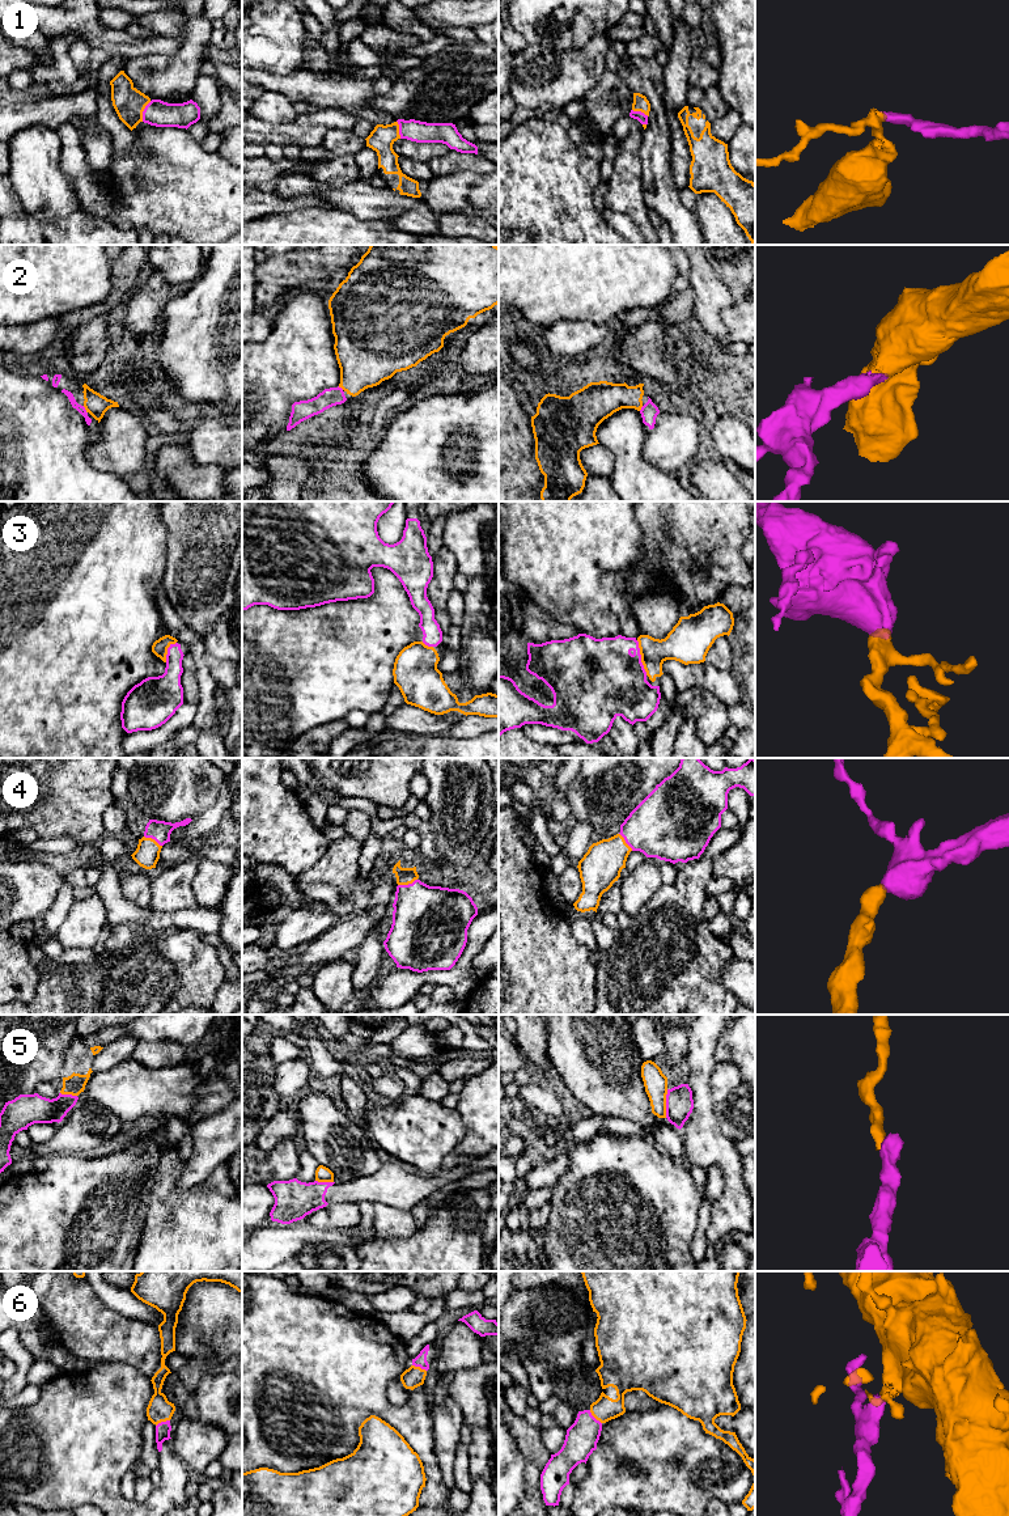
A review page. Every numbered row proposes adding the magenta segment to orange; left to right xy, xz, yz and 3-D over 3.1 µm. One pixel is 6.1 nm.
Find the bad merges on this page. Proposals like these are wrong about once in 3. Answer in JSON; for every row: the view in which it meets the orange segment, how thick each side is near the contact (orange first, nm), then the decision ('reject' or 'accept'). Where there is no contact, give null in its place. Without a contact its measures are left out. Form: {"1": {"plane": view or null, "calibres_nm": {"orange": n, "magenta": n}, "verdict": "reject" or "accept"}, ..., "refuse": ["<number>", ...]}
{"1": {"plane": "xy", "calibres_nm": {"orange": 190, "magenta": 160}, "verdict": "accept"}, "2": {"plane": "xy", "calibres_nm": {"orange": 140, "magenta": 50}, "verdict": "accept"}, "3": {"plane": "yz", "calibres_nm": {"orange": 200, "magenta": 440}, "verdict": "accept"}, "4": {"plane": "xz", "calibres_nm": {"orange": 110, "magenta": 420}, "verdict": "accept"}, "5": {"plane": "yz", "calibres_nm": {"orange": 140, "magenta": 170}, "verdict": "reject"}, "6": {"plane": "yz", "calibres_nm": {"orange": 150, "magenta": 200}, "verdict": "accept"}, "refuse": ["5"]}

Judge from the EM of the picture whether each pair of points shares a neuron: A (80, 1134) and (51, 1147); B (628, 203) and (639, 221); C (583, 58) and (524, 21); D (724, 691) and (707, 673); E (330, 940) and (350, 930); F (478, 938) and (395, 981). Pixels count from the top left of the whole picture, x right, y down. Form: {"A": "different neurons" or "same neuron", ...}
{"A": "same neuron", "B": "same neuron", "C": "different neurons", "D": "same neuron", "E": "same neuron", "F": "same neuron"}

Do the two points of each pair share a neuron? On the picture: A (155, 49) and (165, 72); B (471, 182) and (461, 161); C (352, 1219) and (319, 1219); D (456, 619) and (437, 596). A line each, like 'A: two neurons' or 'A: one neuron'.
A: two neurons
B: two neurons
C: one neuron
D: two neurons

